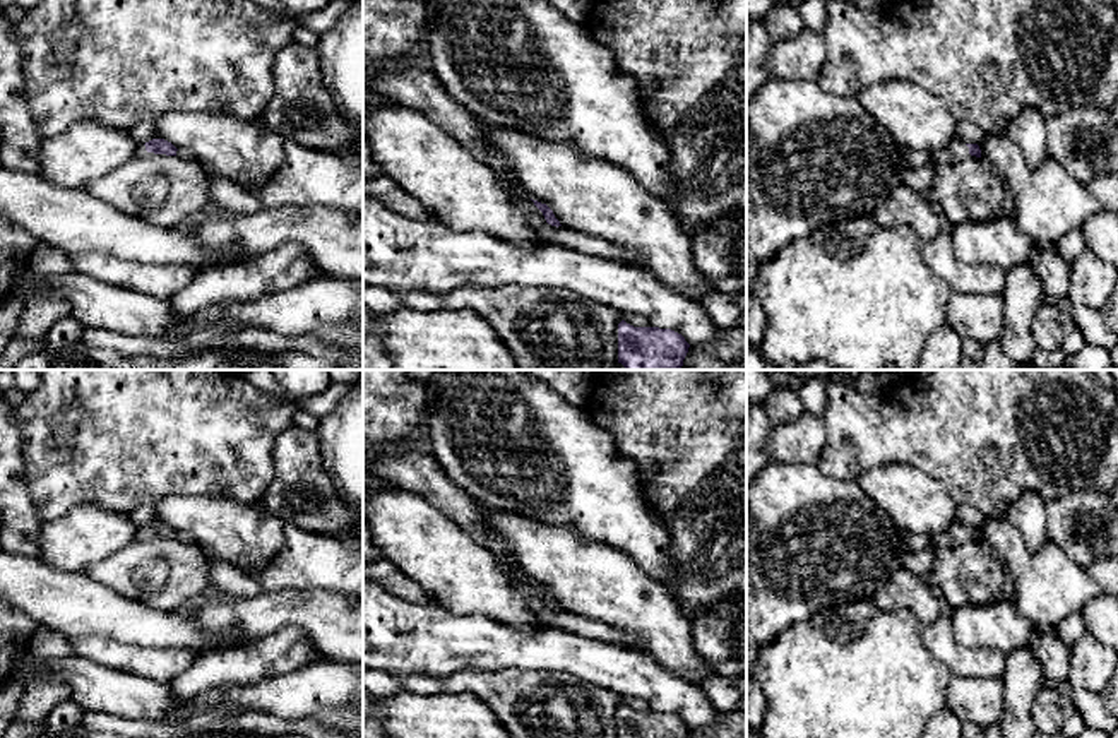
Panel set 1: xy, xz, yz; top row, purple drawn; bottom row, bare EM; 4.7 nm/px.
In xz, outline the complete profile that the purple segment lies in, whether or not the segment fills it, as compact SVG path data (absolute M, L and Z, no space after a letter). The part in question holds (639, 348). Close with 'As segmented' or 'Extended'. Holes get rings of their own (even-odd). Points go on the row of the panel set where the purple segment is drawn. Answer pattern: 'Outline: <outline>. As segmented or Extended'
Outline: M618 324L618 363L625 370L680 370L690 344L671 329Z. As segmented

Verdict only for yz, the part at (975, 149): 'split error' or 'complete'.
split error

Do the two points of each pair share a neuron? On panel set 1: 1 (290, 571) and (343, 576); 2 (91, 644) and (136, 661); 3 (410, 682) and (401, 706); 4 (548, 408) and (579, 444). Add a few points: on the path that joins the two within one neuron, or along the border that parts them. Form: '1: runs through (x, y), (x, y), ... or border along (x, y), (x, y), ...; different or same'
1: runs through (303, 571), (329, 571); same
2: runs through (101, 649), (125, 658); same
3: border along (404, 689), (415, 694), (444, 692); different
4: runs through (552, 416), (570, 435); same

